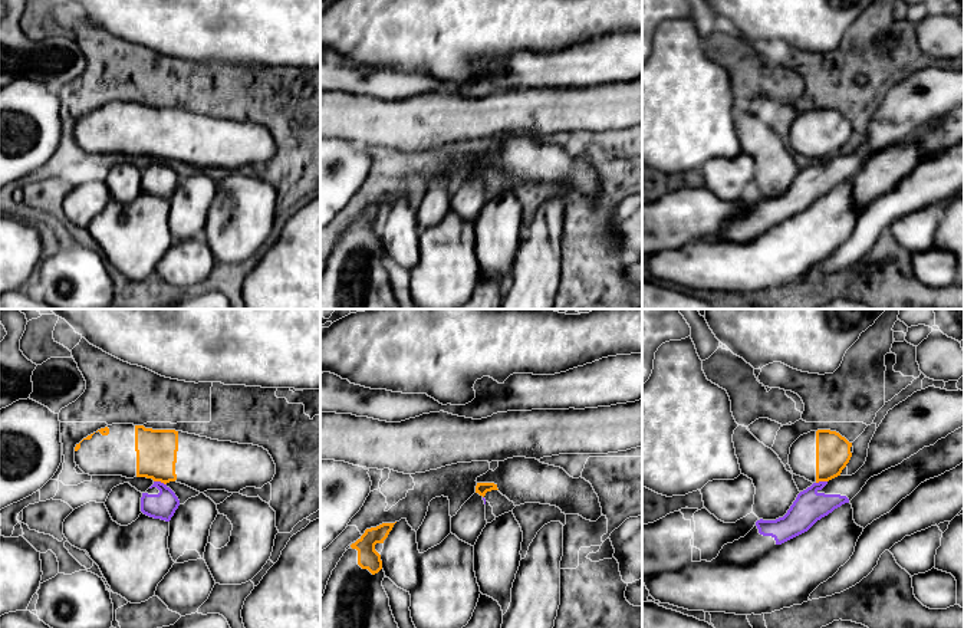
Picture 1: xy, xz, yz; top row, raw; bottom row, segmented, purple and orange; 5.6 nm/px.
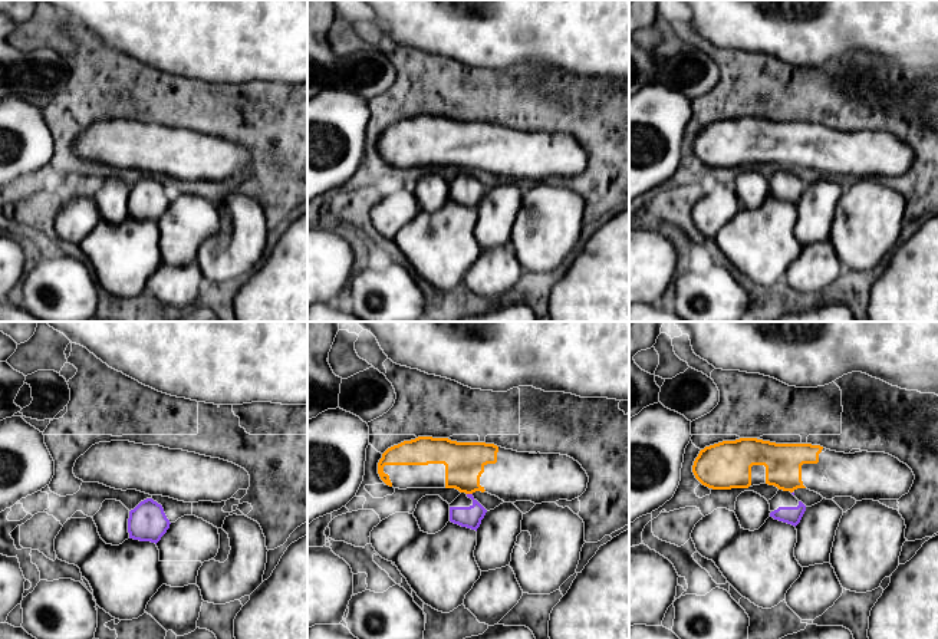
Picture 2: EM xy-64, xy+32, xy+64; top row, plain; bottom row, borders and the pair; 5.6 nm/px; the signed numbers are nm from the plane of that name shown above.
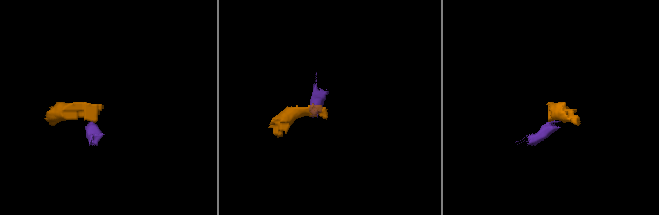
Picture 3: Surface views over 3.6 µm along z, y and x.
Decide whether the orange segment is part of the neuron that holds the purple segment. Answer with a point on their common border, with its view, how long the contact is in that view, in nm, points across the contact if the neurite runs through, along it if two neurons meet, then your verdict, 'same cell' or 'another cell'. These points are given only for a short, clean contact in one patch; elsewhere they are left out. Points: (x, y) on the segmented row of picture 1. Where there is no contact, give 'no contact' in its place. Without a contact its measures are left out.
meets purple in xy at (160, 482); contact 80 nm long; border along xy (154, 480), (165, 485); another cell

